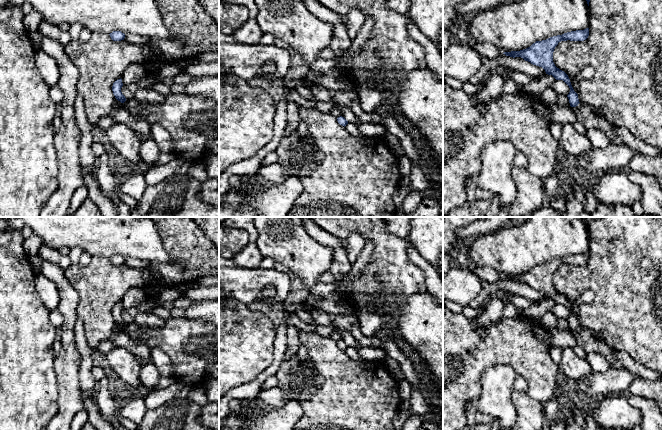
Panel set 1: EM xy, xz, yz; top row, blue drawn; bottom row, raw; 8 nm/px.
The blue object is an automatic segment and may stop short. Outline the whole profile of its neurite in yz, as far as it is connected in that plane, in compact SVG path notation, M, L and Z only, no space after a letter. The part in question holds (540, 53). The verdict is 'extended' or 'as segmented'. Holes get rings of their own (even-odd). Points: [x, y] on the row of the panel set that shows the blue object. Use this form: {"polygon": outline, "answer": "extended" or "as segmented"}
{"polygon": "M589 28L584 30L576 30L550 37L546 40L536 41L530 47L520 50L504 52L506 56L521 57L525 61L530 62L533 65L542 67L546 74L552 75L556 80L563 80L570 88L570 92L567 95L571 107L578 106L579 99L578 94L574 91L568 75L557 68L553 62L553 52L555 47L561 41L584 41L589 36Z", "answer": "as segmented"}

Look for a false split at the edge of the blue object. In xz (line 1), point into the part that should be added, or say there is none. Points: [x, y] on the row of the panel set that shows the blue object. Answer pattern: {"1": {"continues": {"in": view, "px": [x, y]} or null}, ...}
{"1": {"continues": null}}

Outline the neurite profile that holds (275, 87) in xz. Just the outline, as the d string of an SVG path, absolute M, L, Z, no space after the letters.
M255 78L249 80L248 83L249 85L267 90L272 95L274 101L278 103L283 96L283 81L284 79Z

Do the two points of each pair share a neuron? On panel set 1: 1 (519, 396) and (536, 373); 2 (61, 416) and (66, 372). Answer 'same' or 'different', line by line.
1: different
2: same

